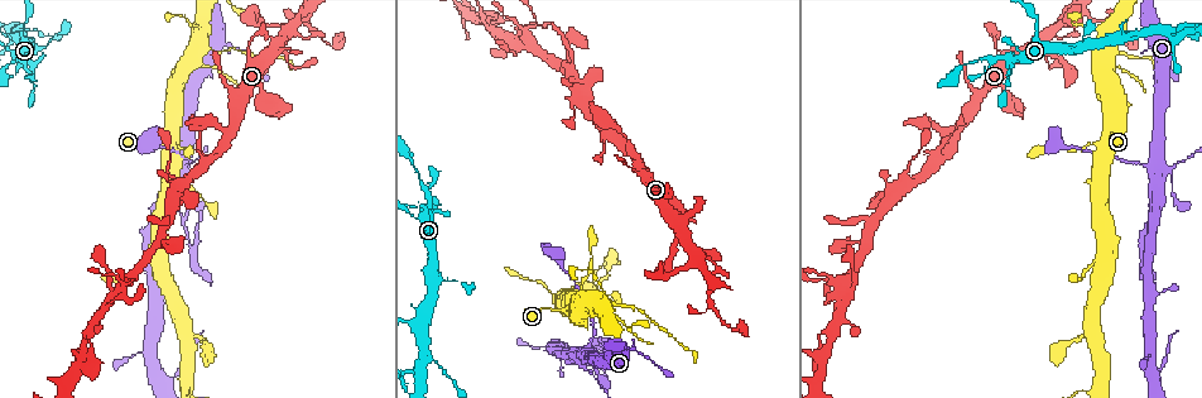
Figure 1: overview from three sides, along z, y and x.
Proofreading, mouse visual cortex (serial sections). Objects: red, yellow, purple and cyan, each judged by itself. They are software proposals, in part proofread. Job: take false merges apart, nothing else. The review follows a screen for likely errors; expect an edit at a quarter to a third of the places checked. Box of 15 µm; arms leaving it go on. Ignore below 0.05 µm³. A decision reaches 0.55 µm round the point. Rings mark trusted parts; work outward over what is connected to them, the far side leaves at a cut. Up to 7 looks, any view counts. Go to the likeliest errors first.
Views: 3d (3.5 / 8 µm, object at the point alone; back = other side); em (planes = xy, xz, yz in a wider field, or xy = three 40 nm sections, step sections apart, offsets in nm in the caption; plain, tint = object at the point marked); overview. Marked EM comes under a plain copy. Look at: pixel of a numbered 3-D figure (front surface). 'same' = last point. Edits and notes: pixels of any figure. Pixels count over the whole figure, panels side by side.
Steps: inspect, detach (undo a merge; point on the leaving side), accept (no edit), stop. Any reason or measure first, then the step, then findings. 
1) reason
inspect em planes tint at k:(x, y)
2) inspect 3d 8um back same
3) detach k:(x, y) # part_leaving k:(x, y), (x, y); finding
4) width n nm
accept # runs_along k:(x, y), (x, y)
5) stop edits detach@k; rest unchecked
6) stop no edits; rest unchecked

small branch off a trunk
inspect 3d 3.5um at 1:(419, 208)

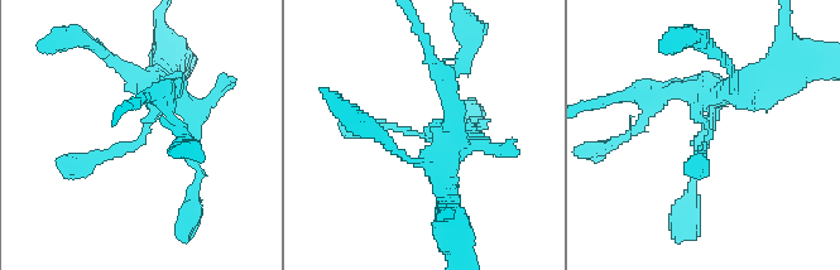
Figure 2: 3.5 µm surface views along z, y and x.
arms 4; arm_widths 100, 150, 250, 350 nm
inspect em planes tint at 2:(428, 131)

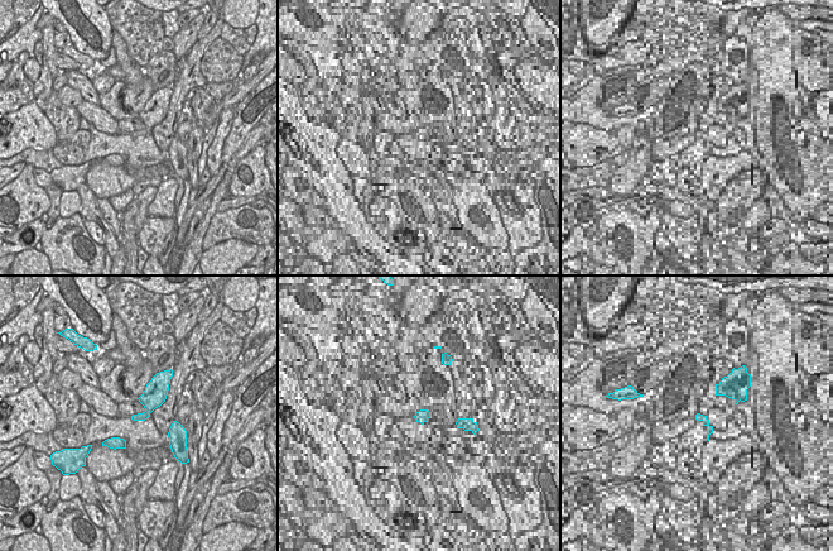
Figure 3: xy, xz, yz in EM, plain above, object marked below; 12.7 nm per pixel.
width 190 nm
accept # runs_along 2:(158, 81), (143, 140), (89, 163); continuous, no second cell

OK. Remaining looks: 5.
thick turns thin
inspect 3d 3.5um at 1:(117, 287)

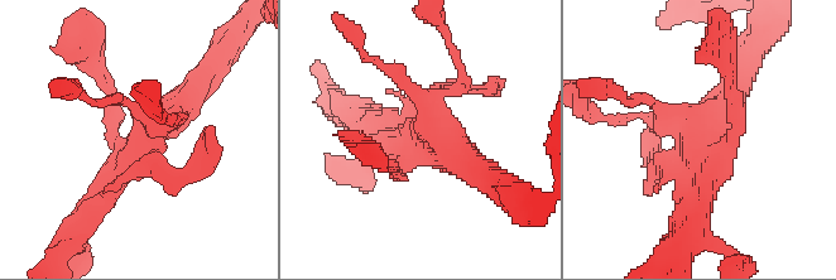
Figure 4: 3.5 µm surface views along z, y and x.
inspect em xy step 5 tint at 4:(431, 142)

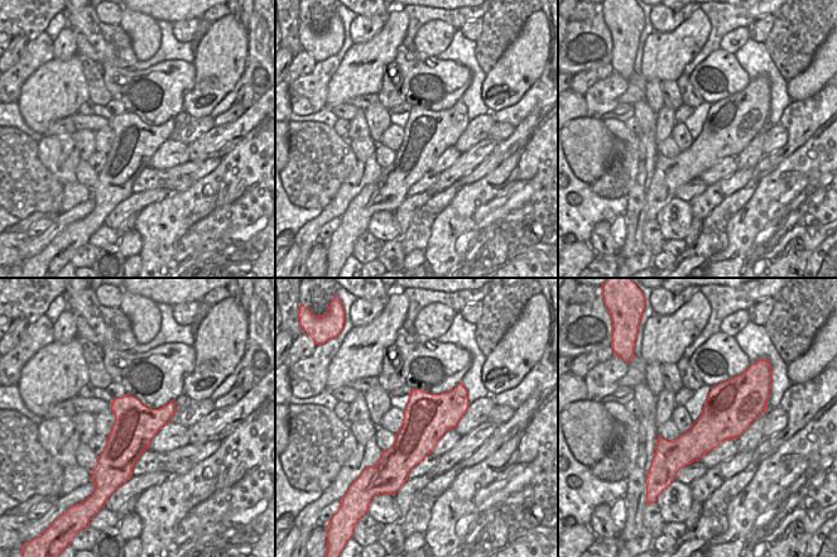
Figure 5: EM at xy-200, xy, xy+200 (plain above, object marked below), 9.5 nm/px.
width 460 nm
accept # runs_along 4:(205, 73), (104, 178), (100, 194); all the same cell

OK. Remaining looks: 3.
inspect 3d 8um at 1:(1150, 209)

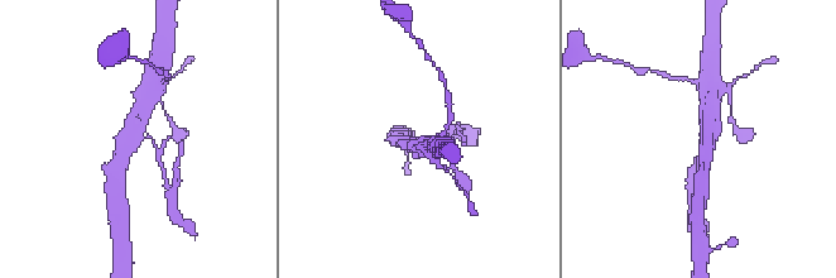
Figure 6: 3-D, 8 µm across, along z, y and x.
inspect 3d 3.5um back at 6:(140, 137)

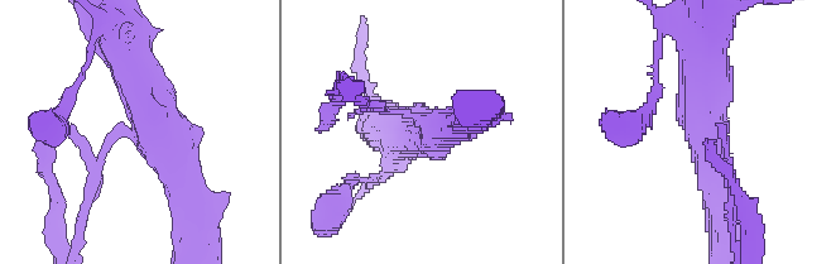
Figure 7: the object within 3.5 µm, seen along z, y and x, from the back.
need the tissue
inspect em planes tint at 7:(137, 134)

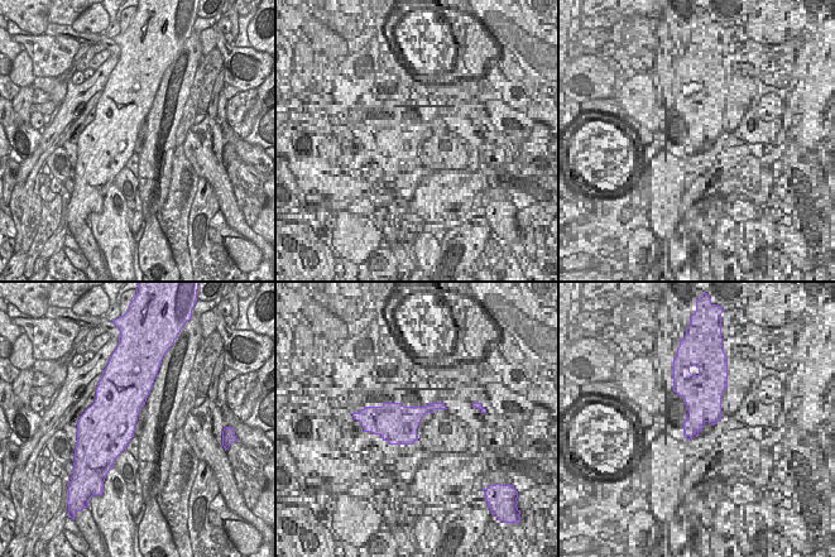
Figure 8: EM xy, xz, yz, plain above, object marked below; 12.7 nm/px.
width 550 nm
detach 7:(87, 149) # part_leaving 7:(121, 135), (101, 154), (78, 244); two cells meet here

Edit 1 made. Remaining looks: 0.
stop edits detach@7; rest unchecked

